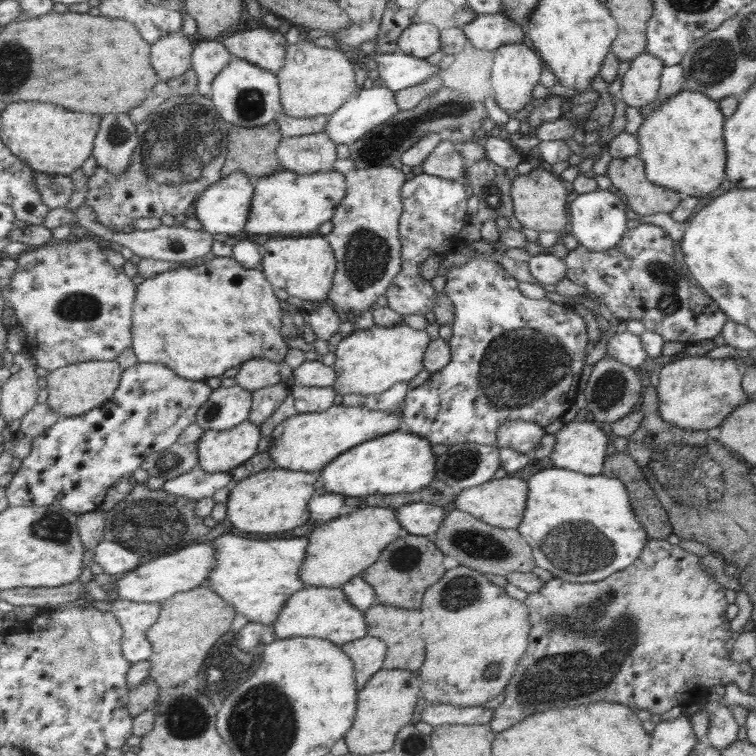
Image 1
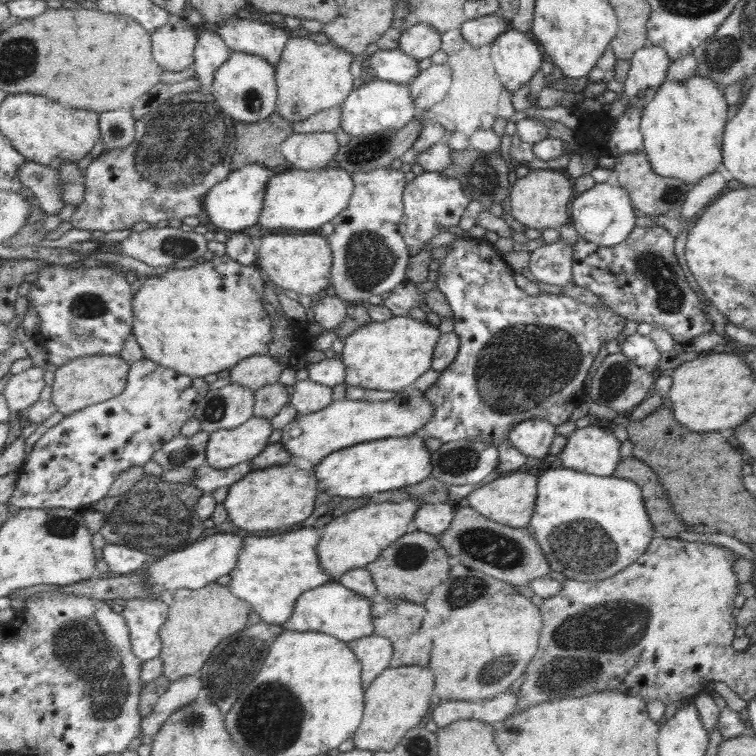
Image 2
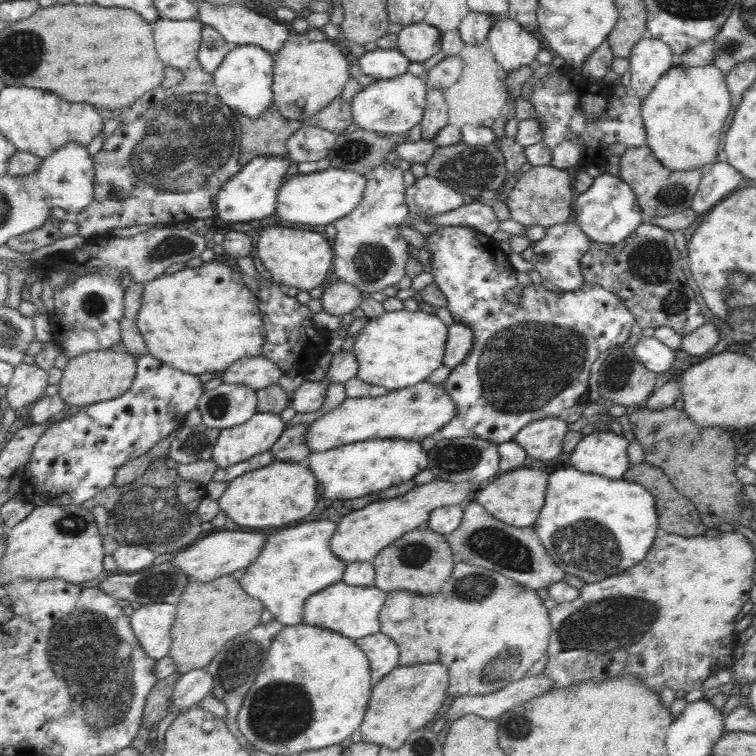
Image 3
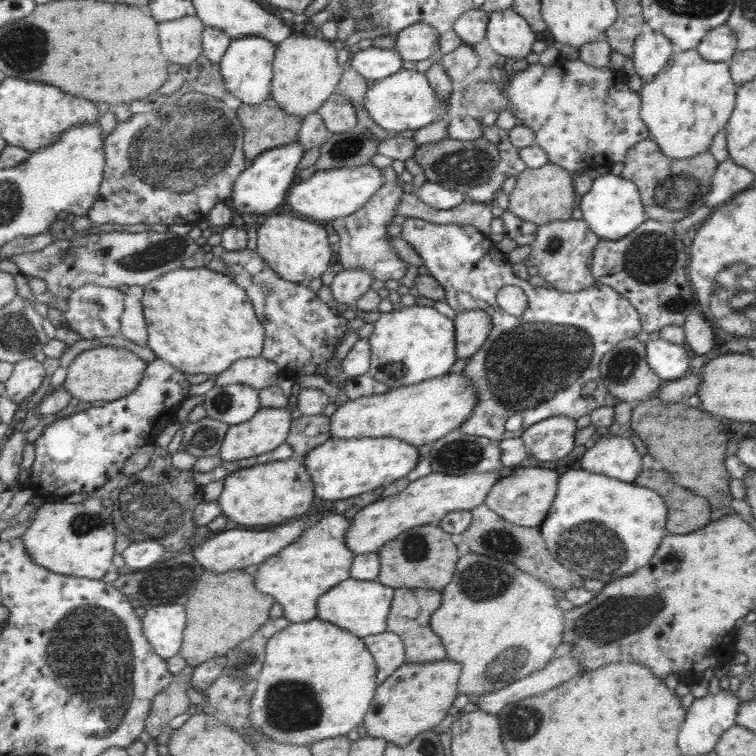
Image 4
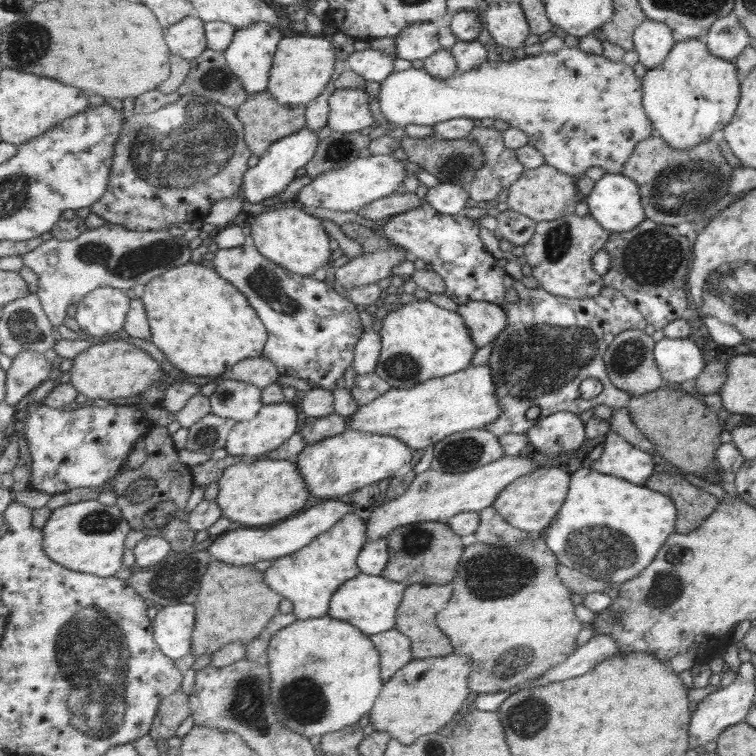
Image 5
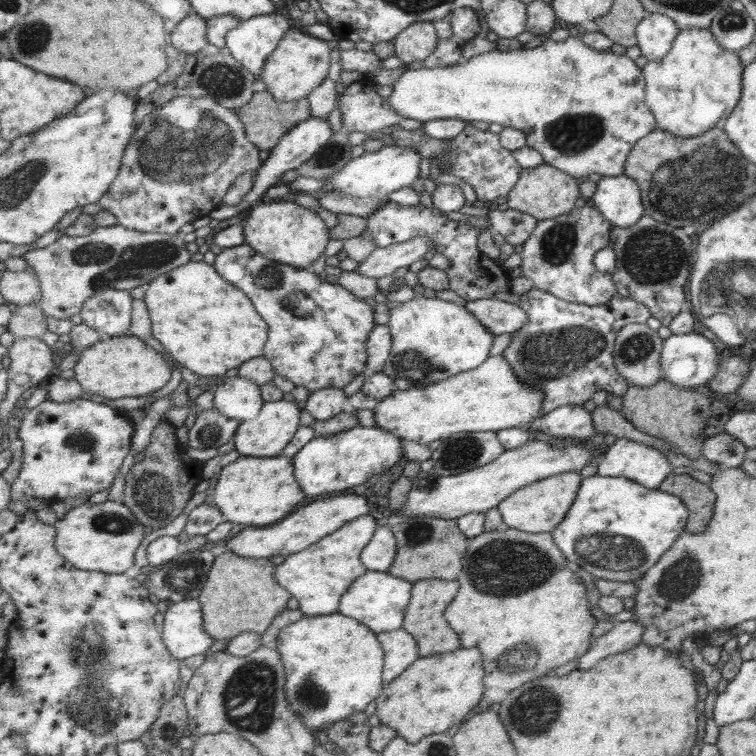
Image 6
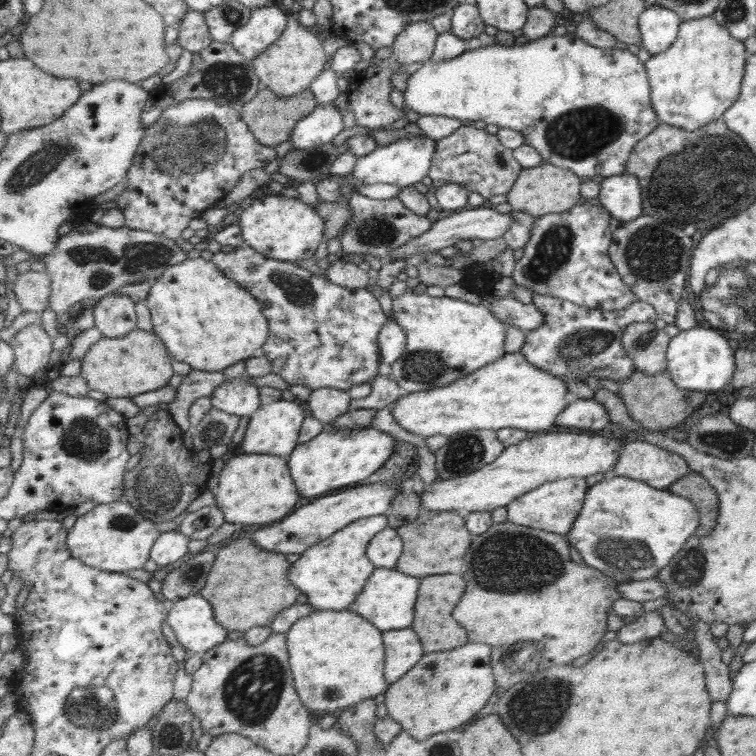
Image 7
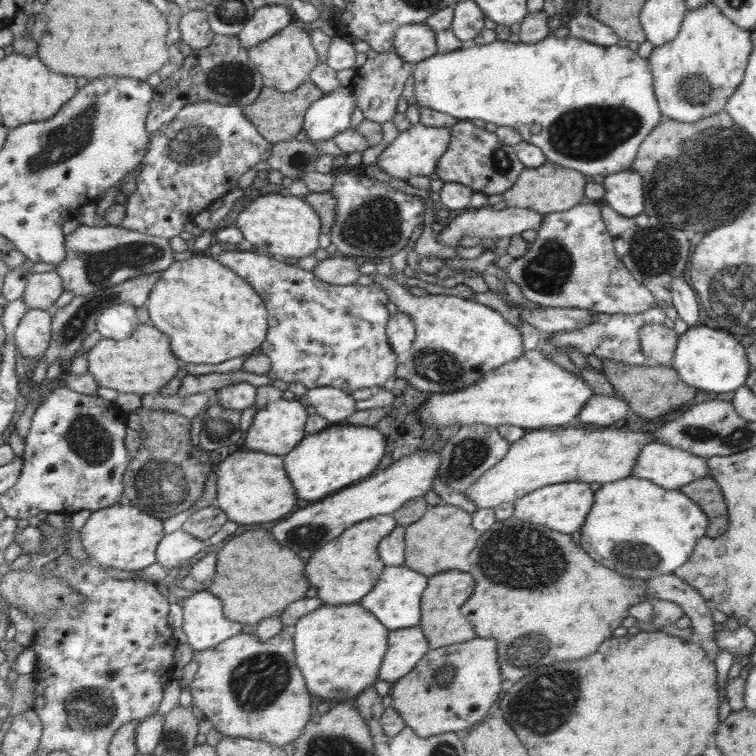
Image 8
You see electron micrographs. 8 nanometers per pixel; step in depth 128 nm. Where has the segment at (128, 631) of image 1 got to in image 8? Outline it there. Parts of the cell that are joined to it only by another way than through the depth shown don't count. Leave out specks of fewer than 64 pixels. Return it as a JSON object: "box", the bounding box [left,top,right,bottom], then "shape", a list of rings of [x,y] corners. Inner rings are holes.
{"box":[182,591,243,651],"shape":[[[210,591],[194,593],[184,602],[182,628],[193,651],[217,647],[241,634],[243,625],[225,617],[225,605],[221,598]]]}

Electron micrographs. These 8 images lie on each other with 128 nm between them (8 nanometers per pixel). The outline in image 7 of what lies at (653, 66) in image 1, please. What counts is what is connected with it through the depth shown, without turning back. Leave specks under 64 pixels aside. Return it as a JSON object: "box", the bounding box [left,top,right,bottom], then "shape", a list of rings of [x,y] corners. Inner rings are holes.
{"box":[638,4,679,56],"shape":[[[660,4],[647,5],[638,16],[640,44],[653,56],[663,52],[678,33],[679,17]]]}

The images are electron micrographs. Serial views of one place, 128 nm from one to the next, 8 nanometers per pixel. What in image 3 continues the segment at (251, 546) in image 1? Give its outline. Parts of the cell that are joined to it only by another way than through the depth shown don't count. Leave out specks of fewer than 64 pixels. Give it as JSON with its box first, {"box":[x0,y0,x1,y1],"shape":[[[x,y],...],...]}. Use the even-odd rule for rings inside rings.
{"box":[240,520,348,626],"shape":[[[313,520],[313,522],[294,525],[293,528],[282,529],[281,532],[276,530],[270,533],[258,559],[246,567],[246,573],[240,579],[243,589],[251,597],[263,601],[263,605],[273,615],[274,620],[285,626],[303,624],[305,604],[307,604],[309,596],[344,581],[348,563],[341,560],[332,549],[332,538],[337,527],[338,523],[332,520],[317,520],[317,522]]]}

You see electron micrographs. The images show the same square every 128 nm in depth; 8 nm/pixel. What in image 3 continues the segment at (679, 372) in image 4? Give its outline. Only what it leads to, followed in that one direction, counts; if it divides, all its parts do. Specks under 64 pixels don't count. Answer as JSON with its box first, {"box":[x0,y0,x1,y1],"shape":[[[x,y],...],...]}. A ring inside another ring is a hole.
{"box":[632,337,676,375],"shape":[[[640,337],[632,347],[632,353],[646,370],[663,375],[671,370],[676,350],[667,348],[653,337]]]}

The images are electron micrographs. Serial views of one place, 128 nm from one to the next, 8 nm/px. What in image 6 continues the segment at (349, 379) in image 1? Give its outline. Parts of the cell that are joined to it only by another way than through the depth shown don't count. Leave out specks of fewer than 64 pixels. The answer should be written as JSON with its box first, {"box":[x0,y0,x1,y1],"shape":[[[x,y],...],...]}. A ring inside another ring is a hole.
{"box":[384,295,495,390],"shape":[[[423,295],[398,304],[390,311],[393,350],[384,374],[401,390],[427,388],[432,384],[469,372],[489,357],[495,335],[464,305]]]}

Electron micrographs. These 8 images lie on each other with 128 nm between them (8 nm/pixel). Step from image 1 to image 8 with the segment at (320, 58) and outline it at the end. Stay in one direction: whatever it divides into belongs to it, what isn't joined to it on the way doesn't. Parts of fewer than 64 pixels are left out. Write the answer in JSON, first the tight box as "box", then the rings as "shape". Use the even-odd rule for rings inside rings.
{"box":[248,21,320,92],"shape":[[[296,21],[269,40],[248,49],[249,58],[264,78],[265,87],[275,87],[281,92],[294,92],[310,80],[313,69],[320,62],[309,33],[309,29]]]}

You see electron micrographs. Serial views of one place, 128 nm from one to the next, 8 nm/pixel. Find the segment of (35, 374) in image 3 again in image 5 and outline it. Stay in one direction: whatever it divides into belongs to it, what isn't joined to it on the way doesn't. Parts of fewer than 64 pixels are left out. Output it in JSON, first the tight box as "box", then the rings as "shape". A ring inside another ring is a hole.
{"box":[6,350,51,406],"shape":[[[24,350],[14,358],[7,375],[6,401],[15,406],[31,390],[49,381],[51,362],[45,358],[43,352]]]}

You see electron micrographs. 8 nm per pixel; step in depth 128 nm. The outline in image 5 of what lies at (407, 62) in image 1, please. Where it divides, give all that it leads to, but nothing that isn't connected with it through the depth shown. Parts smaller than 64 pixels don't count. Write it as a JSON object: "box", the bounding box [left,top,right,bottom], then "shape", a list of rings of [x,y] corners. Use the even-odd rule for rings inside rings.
{"box":[346,46,395,83],"shape":[[[372,46],[369,49],[354,51],[346,60],[346,67],[353,69],[365,80],[382,83],[391,75],[395,66],[389,53],[381,52]]]}

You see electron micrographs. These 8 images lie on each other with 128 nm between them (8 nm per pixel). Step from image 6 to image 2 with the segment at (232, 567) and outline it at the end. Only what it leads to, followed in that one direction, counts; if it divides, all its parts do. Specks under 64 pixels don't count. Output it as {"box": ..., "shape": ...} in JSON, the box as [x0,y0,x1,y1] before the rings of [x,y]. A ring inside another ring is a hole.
{"box":[160,582,254,682],"shape":[[[216,582],[198,590],[178,589],[170,595],[168,603],[169,622],[165,622],[160,630],[164,645],[160,658],[164,661],[164,675],[171,682],[184,676],[199,675],[220,642],[245,630],[249,624],[249,614],[254,612],[253,605],[233,595],[229,586]]]}

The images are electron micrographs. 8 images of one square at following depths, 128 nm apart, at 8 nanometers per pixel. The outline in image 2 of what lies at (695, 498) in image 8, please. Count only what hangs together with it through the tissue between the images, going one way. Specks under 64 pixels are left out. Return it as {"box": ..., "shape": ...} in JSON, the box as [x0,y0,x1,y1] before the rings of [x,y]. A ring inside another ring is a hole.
{"box":[611,457,689,538],"shape":[[[621,457],[611,477],[630,480],[640,488],[644,509],[655,534],[673,538],[679,532],[689,530],[672,511],[658,476],[641,460]]]}

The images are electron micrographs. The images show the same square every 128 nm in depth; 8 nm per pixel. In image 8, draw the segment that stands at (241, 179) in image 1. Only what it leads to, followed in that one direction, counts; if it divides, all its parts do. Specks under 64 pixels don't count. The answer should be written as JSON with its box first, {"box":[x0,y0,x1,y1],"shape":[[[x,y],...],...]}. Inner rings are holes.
{"box":[303,84,358,142],"shape":[[[350,84],[333,90],[331,95],[324,95],[309,108],[303,132],[313,142],[333,140],[351,128],[351,113],[358,102]]]}

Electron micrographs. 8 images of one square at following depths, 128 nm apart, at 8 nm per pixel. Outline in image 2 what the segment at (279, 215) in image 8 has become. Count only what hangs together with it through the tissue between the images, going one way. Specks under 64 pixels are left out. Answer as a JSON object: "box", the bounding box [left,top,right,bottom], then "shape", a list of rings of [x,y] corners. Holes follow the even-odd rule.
{"box":[258,234,333,296],"shape":[[[269,234],[261,240],[258,250],[258,266],[268,274],[270,284],[292,290],[305,296],[319,294],[332,283],[333,253],[327,238],[317,234]]]}

